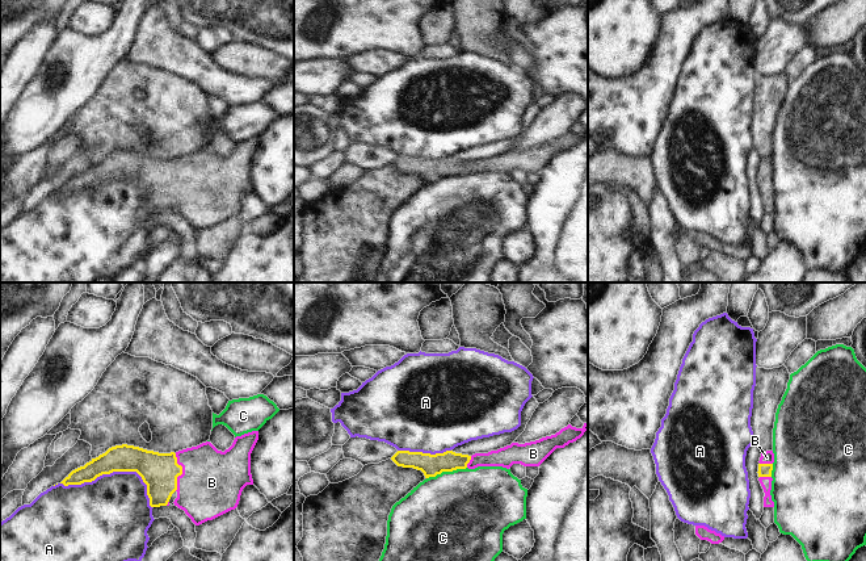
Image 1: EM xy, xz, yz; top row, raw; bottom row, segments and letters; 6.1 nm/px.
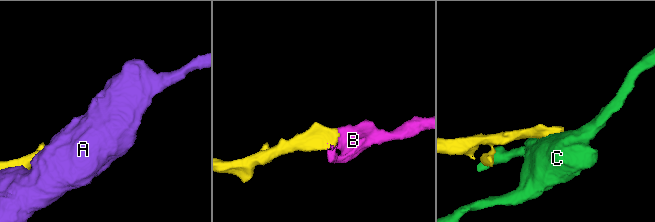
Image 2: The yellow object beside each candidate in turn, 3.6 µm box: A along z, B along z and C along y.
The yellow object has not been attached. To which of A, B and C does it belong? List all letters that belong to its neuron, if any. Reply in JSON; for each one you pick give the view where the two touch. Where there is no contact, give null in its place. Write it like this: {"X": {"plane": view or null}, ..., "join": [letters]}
{"B": {"plane": "xy"}, "join": ["B"]}

